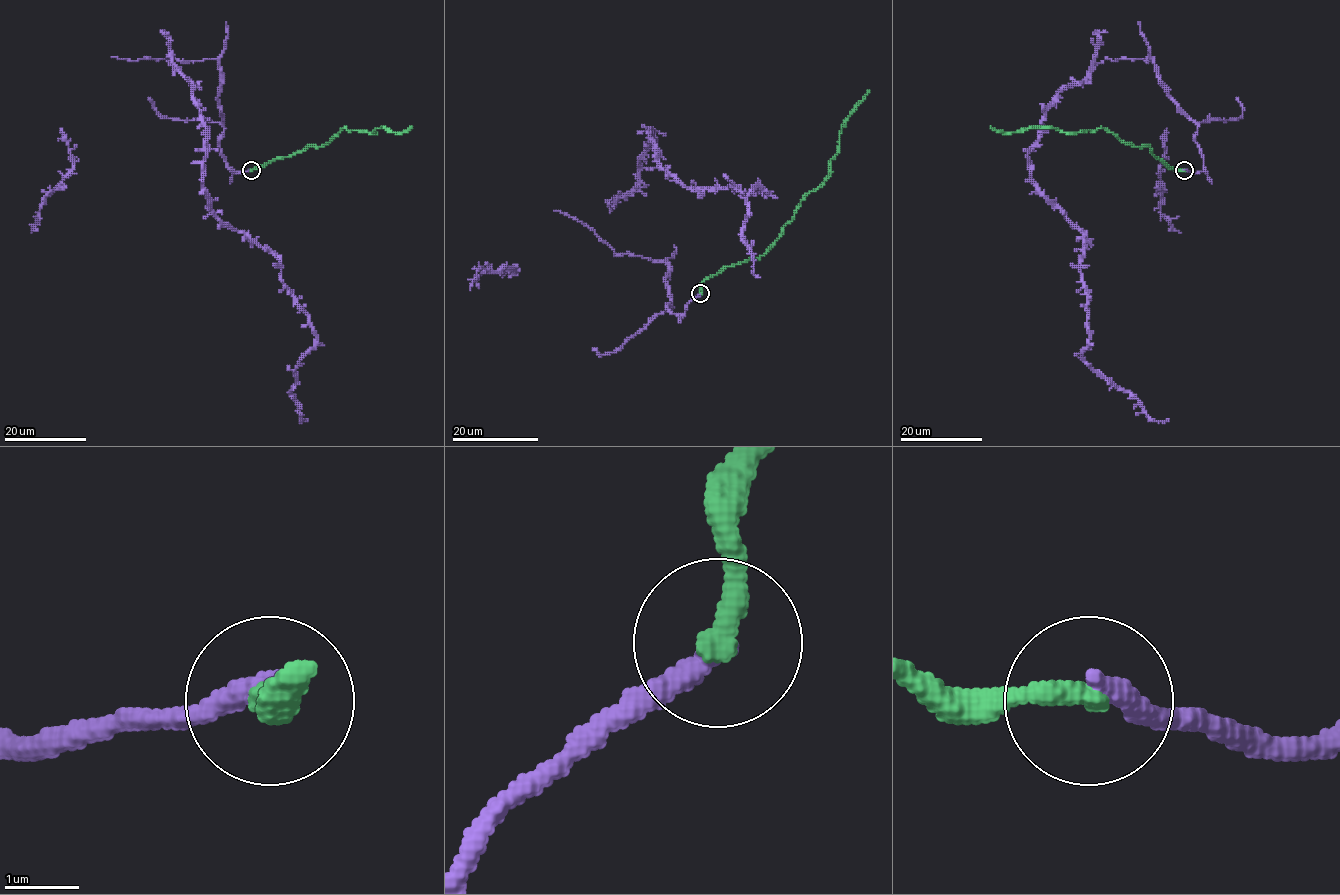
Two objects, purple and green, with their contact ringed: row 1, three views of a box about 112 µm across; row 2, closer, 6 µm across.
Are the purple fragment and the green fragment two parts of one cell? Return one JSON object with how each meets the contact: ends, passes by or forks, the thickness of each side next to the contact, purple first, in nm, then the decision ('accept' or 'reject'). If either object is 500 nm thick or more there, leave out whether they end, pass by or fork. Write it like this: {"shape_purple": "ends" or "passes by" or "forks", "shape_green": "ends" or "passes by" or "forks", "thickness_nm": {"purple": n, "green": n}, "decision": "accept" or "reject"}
{"shape_purple": "ends", "shape_green": "ends", "thickness_nm": {"purple": 340, "green": 320}, "decision": "accept"}

